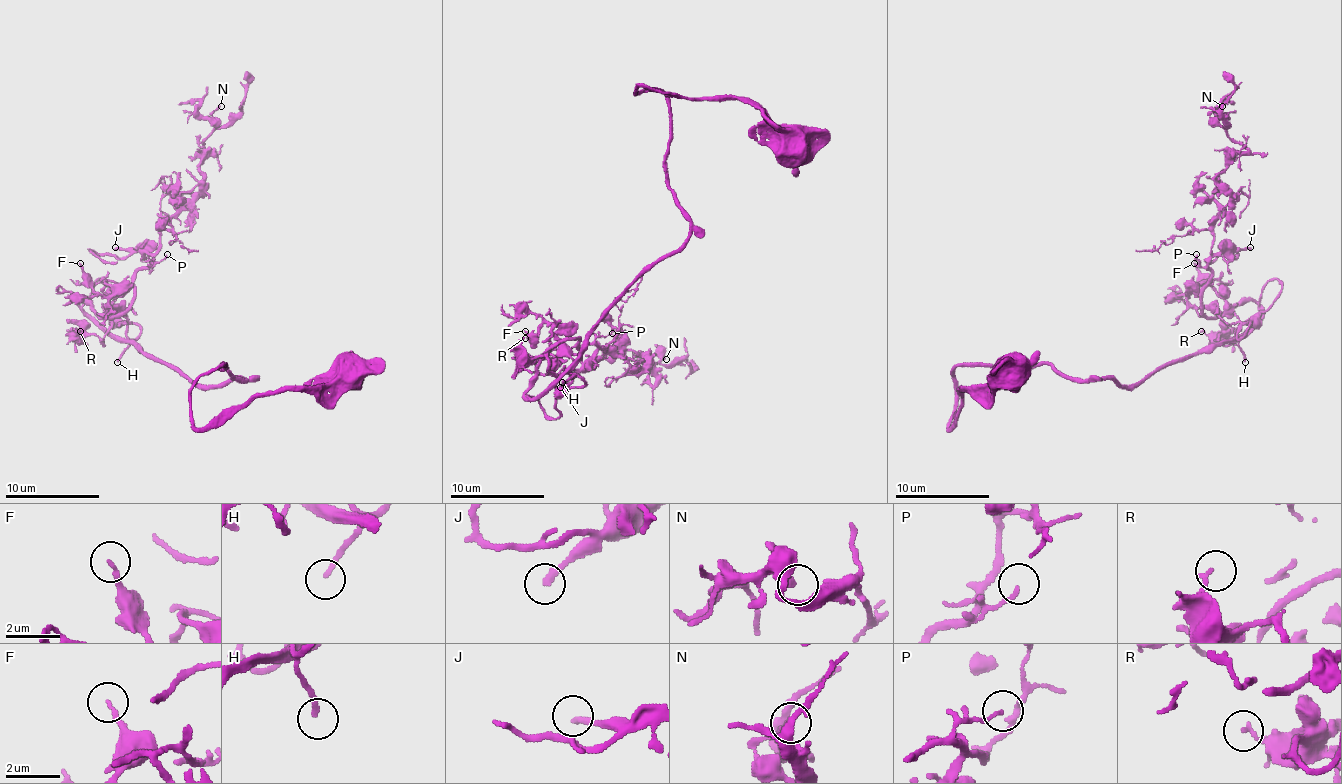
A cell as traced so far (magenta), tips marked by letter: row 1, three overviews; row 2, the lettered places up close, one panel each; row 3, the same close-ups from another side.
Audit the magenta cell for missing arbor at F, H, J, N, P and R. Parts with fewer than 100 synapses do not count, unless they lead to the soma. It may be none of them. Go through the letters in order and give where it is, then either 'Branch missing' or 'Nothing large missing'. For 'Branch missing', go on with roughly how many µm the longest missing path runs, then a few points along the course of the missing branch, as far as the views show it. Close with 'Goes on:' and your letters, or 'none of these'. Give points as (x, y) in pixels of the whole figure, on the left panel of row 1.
F: Place: (80, 263). Nothing large missing
H: Place: (117, 362). Nothing large missing
J: Place: (115, 247). Branch missing. Missing length about 50 µm. Course of what is missing: (115, 247), (106, 242), (113, 235), (183, 228), (192, 214), (209, 214), (282, 52), (277, 17)
N: Place: (221, 106). Nothing large missing
P: Place: (167, 254). Nothing large missing
R: Place: (80, 331). Nothing large missing
Goes on: J

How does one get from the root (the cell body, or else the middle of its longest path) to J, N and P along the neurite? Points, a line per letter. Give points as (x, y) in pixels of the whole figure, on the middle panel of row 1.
J: (790, 148), (745, 101), (635, 91), (666, 96), (689, 237), (527, 394), (553, 347), (595, 345), (560, 387)
N: (790, 148), (745, 101), (635, 91), (666, 96), (689, 237), (527, 394), (565, 340), (654, 385), (666, 359)
P: (790, 148), (745, 101), (635, 91), (666, 96), (666, 176), (689, 237), (527, 394), (553, 347), (612, 333)

